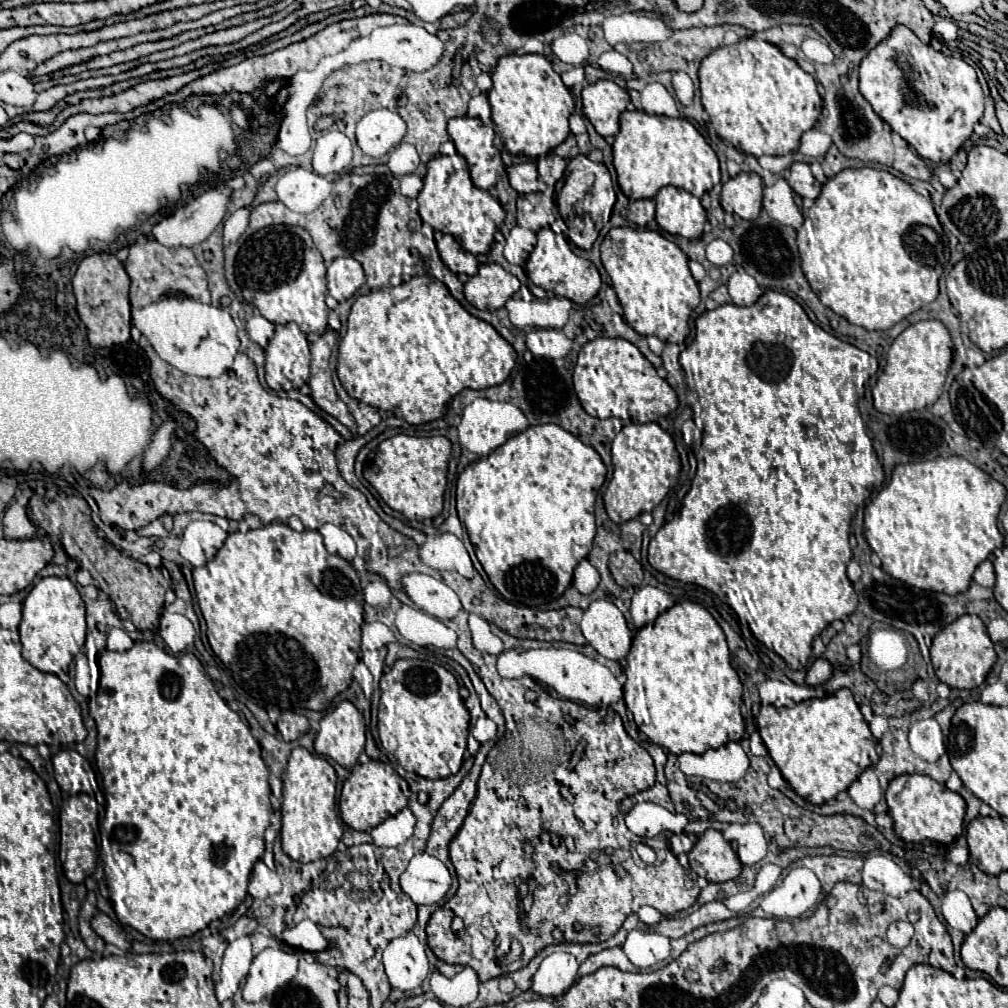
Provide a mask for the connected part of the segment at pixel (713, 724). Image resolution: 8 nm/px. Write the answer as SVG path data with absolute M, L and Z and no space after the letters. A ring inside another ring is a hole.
M691 601L677 603L671 609L667 609L663 615L659 615L659 619L655 619L655 623L647 625L647 627L641 627L635 633L633 643L631 643L631 651L627 655L625 677L627 677L627 681L623 685L623 701L625 701L627 709L633 713L633 721L637 725L637 729L641 733L645 733L649 737L649 741L661 745L663 749L667 749L673 755L679 755L683 751L701 755L701 753L705 753L711 747L721 747L721 745L725 745L729 741L739 741L743 737L743 733L745 733L745 723L743 723L743 717L741 717L741 693L743 693L743 685L739 681L737 671L731 667L731 659L729 659L729 649L727 649L725 635L723 635L721 627L717 625L717 621L713 619L713 615L707 609L703 609L701 605L697 605L697 603L691 603Z

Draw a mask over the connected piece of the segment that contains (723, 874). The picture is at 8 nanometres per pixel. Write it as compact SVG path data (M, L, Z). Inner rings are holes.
M707 829L687 855L691 871L711 883L725 883L741 873L739 857L715 829Z

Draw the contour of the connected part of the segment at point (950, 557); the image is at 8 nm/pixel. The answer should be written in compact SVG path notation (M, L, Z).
M937 457L931 461L899 465L893 471L889 485L865 509L865 539L879 555L881 567L895 579L923 591L959 595L973 581L973 571L989 553L1003 547L1003 535L997 527L997 515L1005 501L1005 487L971 465L963 457Z

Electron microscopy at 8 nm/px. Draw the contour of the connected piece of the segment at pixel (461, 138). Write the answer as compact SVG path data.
M455 117L449 119L447 131L457 153L467 159L473 183L479 189L491 189L503 171L501 155L493 145L493 127L475 117Z

